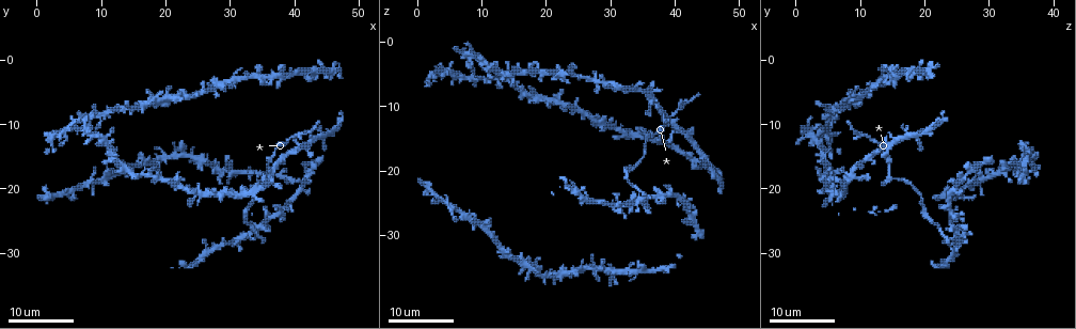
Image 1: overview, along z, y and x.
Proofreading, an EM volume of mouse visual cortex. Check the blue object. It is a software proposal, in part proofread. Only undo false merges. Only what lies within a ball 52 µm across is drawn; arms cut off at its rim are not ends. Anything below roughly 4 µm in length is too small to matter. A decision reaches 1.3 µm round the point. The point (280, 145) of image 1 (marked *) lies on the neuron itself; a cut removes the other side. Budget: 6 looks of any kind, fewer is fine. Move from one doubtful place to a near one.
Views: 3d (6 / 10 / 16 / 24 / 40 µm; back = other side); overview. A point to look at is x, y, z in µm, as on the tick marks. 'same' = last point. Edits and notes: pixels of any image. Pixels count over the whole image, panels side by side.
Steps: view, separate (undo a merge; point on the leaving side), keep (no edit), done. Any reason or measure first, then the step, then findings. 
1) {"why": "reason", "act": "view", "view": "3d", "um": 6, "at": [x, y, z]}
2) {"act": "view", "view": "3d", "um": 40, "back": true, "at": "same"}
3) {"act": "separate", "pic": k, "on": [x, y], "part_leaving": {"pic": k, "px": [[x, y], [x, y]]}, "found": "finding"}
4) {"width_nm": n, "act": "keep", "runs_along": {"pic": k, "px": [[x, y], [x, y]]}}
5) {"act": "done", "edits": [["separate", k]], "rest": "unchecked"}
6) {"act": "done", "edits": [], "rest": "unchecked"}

{"why": "branch point", "act": "view", "view": "3d", "um": 24, "at": [35.5, 18.5, 15.0]}

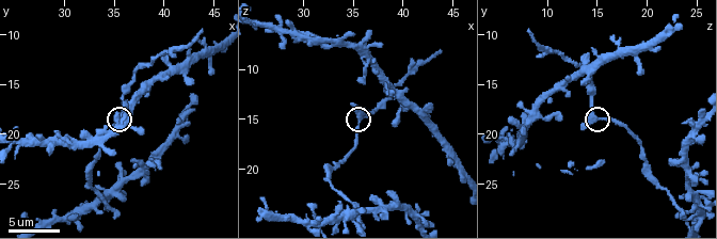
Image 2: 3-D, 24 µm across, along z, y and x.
{"act": "view", "view": "3d", "um": 10, "at": [35.8, 18.2, 14.8]}

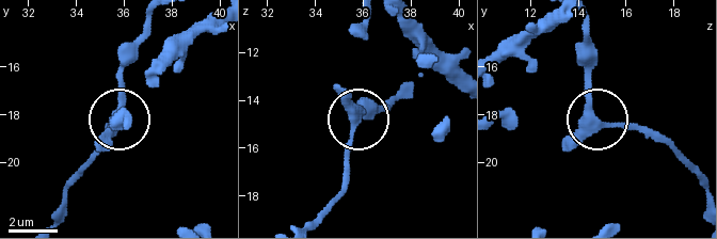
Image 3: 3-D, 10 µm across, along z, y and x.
{"act": "keep", "found": "continuous, no second neuron"}

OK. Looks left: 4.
{"why": "four arms meet", "act": "view", "view": "3d", "um": 24, "at": [17.0, 18.0, 5.0]}

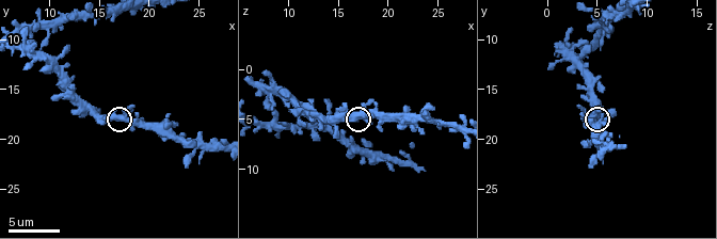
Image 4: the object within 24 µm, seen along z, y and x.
{"act": "view", "view": "3d", "um": 6, "at": [17.2, 17.6, 4.6]}

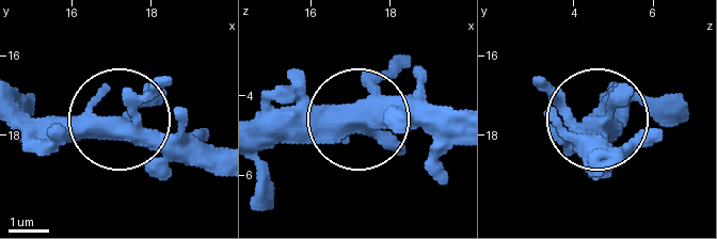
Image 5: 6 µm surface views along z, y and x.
{"arms": 4, "act": "keep", "runs_along": {"pic": 5, "px": [[452, 129], [259, 120]]}, "found": "one neuron here"}

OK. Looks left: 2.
{"why": "narrows sharply", "act": "view", "view": "3d", "um": 16, "at": [21.4, 20.0, 5.2]}

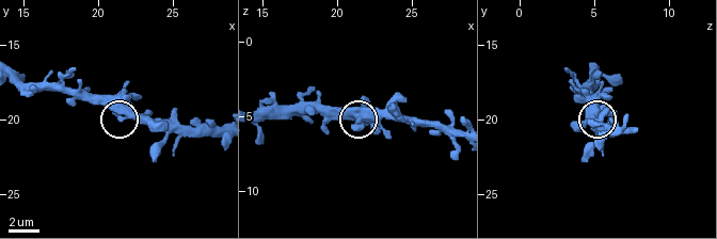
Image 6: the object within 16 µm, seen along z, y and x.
{"act": "view", "view": "3d", "um": 6, "at": [21.8, 19.8, 5.2]}

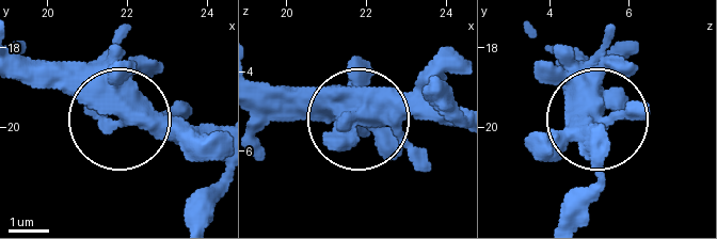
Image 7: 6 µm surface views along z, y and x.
{"act": "keep", "found": "continuous, no second neuron"}

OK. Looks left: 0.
{"act": "done", "edits": [], "rest": "unchecked"}

